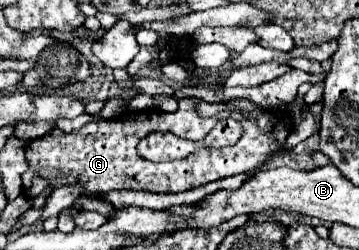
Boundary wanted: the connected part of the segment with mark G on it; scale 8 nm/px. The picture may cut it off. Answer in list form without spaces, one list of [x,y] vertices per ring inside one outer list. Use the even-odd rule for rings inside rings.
[[[182,98],[178,100],[178,110],[174,114],[166,114],[162,110],[142,110],[130,114],[124,112],[122,118],[112,118],[112,120],[94,120],[84,124],[78,130],[72,132],[62,132],[58,128],[50,130],[48,134],[32,140],[26,144],[26,158],[30,168],[24,172],[24,194],[26,196],[36,196],[44,192],[48,186],[62,186],[62,184],[72,184],[74,178],[84,180],[86,184],[86,196],[92,194],[106,194],[110,190],[120,190],[120,188],[130,188],[130,190],[148,190],[148,192],[184,192],[220,178],[228,178],[234,174],[250,174],[254,172],[260,164],[268,162],[272,154],[282,152],[286,138],[294,130],[292,124],[292,114],[288,110],[260,110],[260,114],[252,120],[244,116],[238,110],[224,110],[224,118],[234,116],[242,126],[244,126],[244,136],[238,140],[238,144],[230,148],[198,148],[196,152],[188,154],[182,160],[172,160],[172,162],[162,162],[154,164],[148,160],[142,160],[136,152],[136,144],[150,132],[172,132],[177,136],[187,140],[200,140],[206,136],[206,132],[212,130],[216,124],[216,116],[202,118],[196,108],[196,98]],[[38,168],[54,168],[62,170],[60,176],[64,176],[64,170],[72,170],[64,178],[48,180],[38,176]]]

